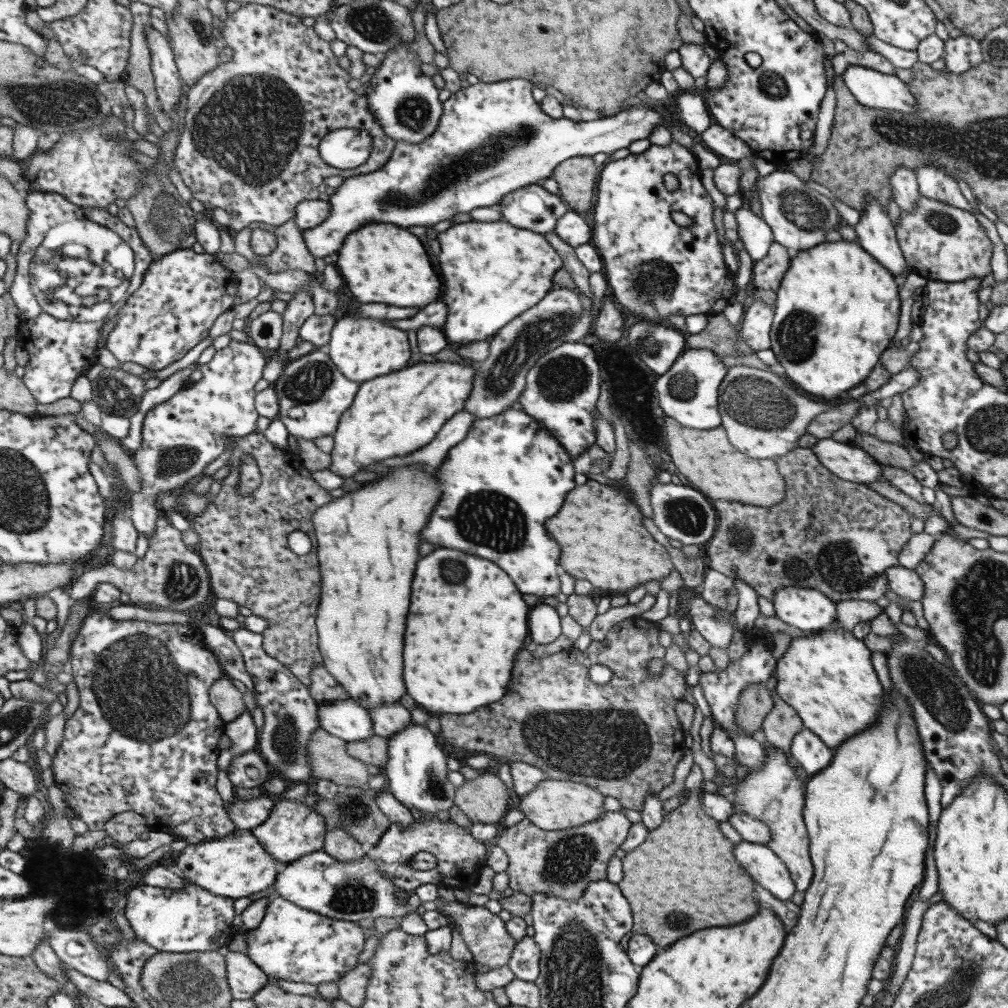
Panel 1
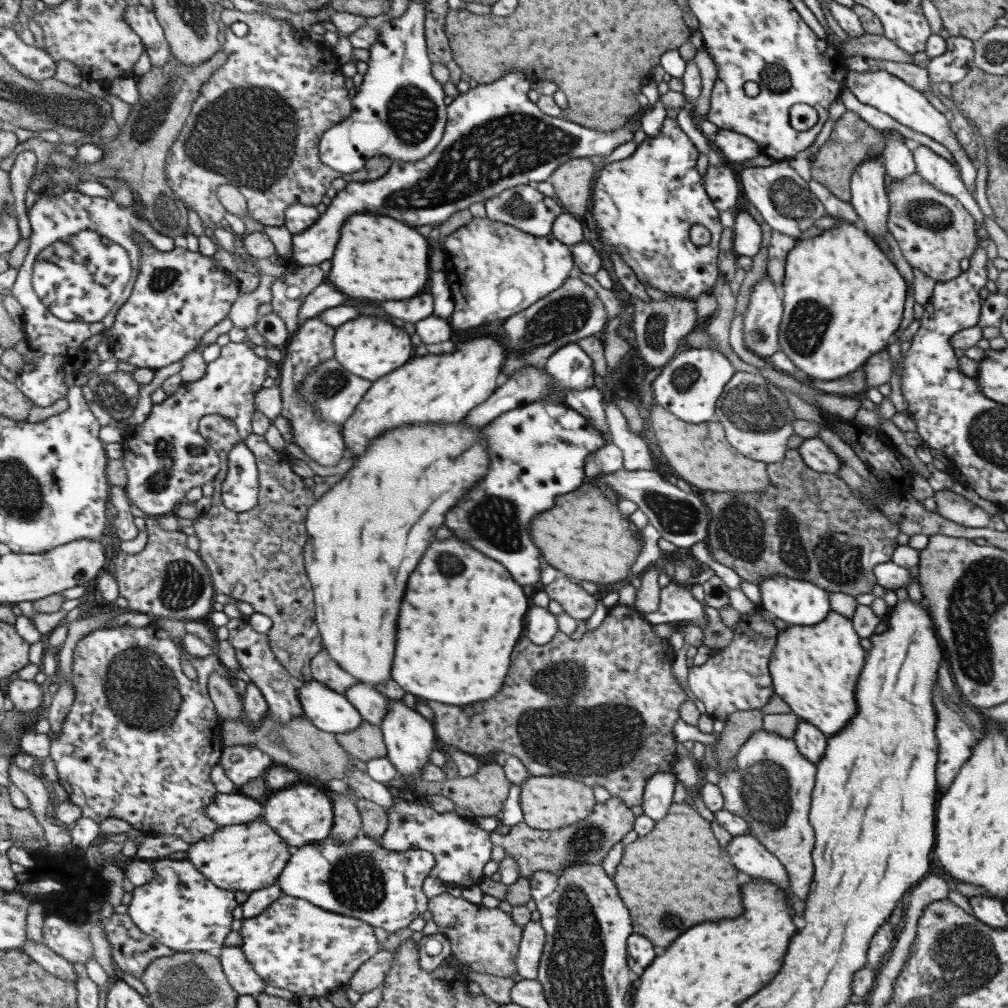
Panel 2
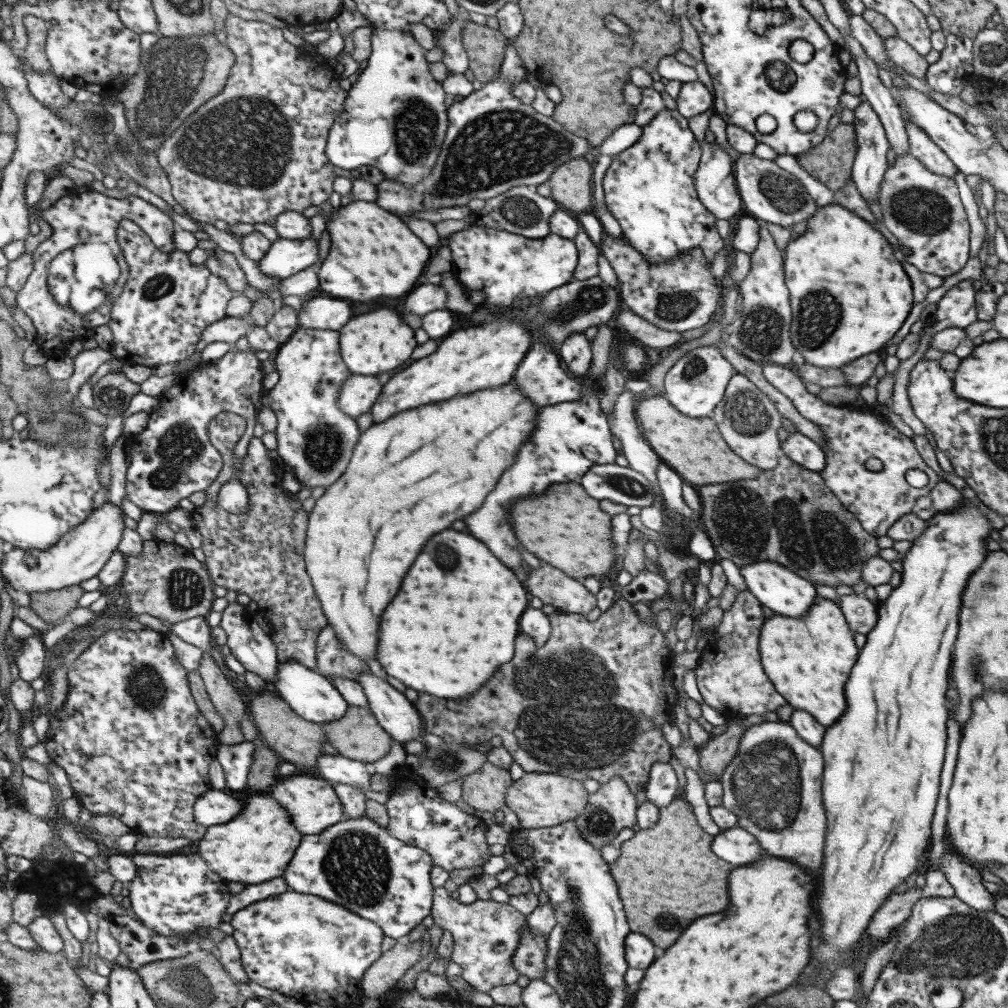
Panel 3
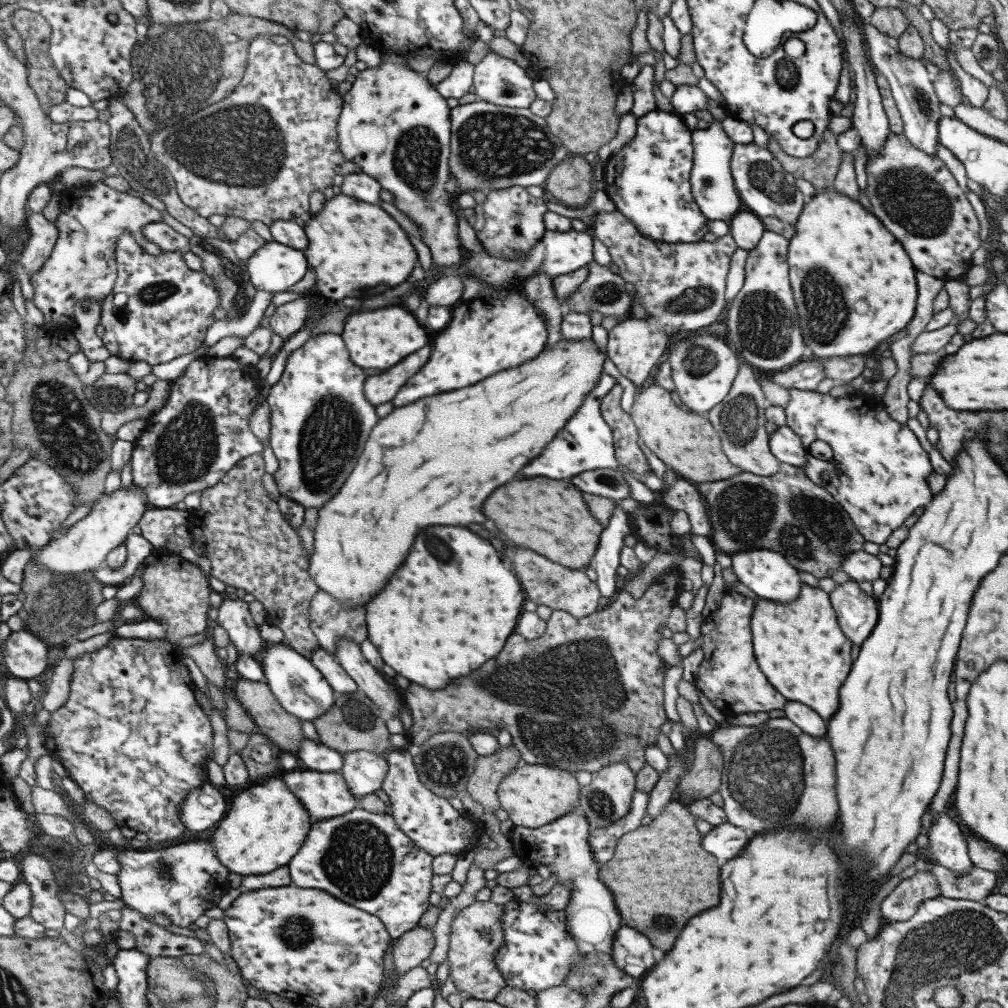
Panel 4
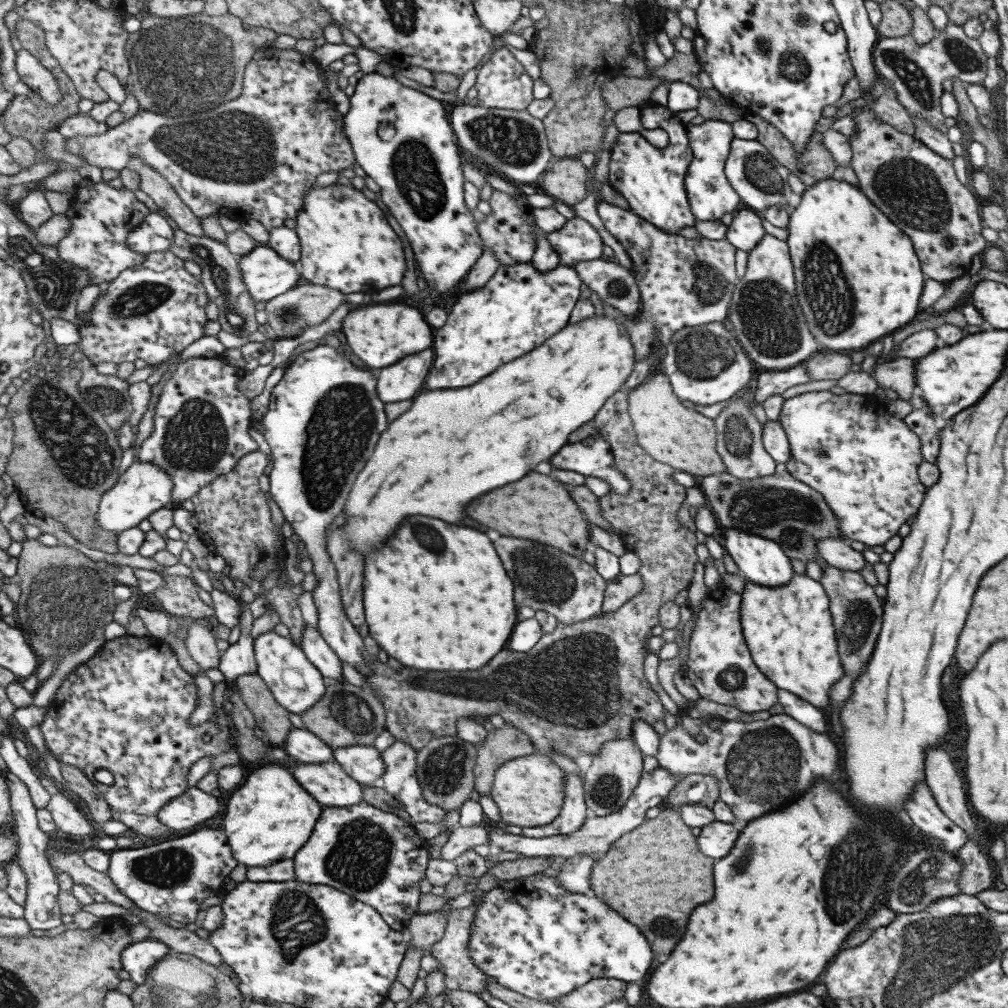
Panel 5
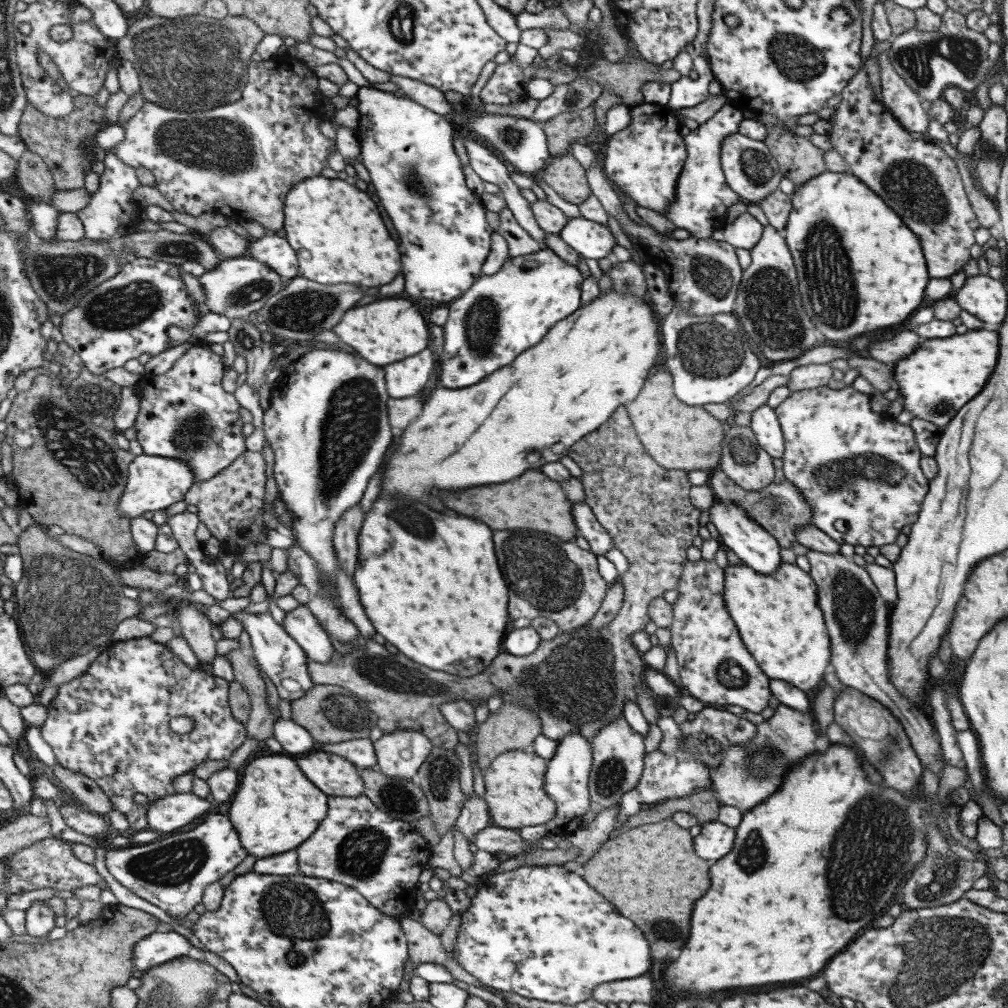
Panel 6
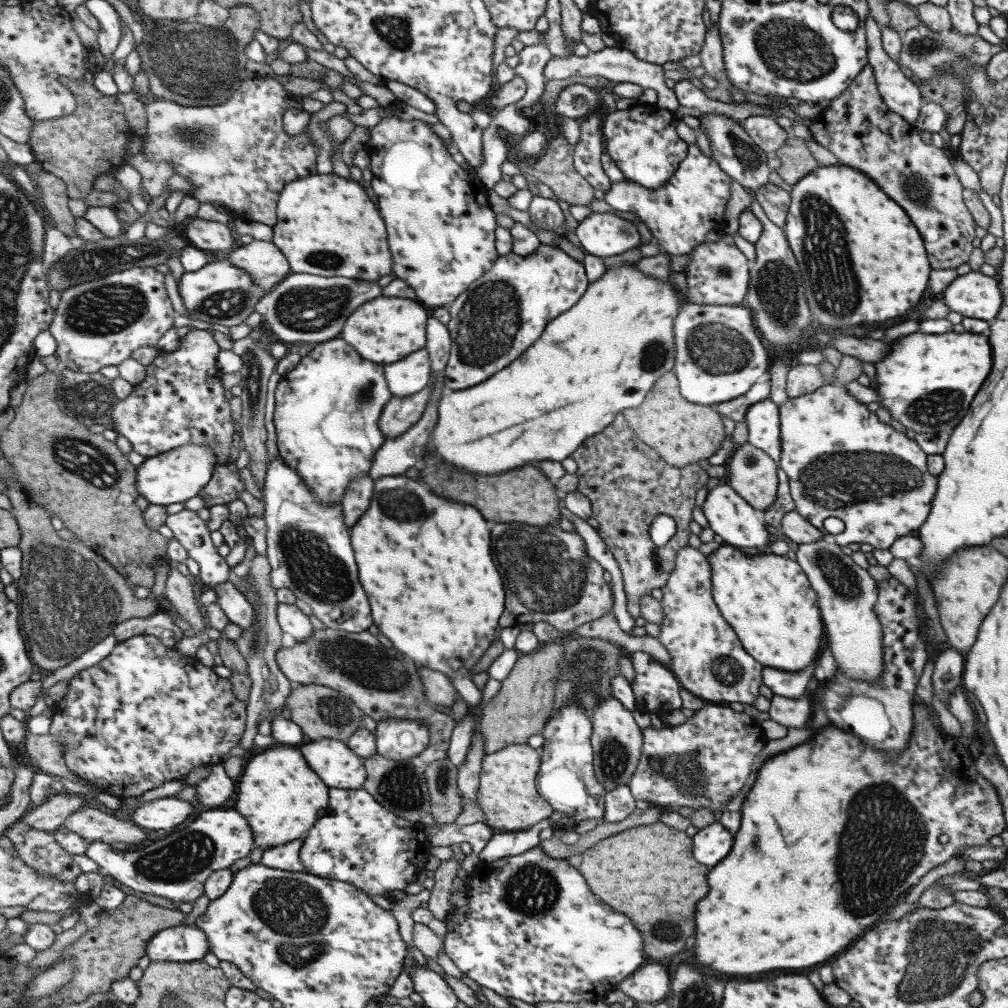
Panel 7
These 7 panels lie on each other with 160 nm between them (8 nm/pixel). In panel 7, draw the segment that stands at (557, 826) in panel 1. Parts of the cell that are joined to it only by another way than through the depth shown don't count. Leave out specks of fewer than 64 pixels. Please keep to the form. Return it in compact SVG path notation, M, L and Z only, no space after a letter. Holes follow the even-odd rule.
M508 744L495 752L485 754L478 774L476 802L484 814L483 822L497 832L527 829L552 813L536 791L534 784L540 763L540 753L525 744Z

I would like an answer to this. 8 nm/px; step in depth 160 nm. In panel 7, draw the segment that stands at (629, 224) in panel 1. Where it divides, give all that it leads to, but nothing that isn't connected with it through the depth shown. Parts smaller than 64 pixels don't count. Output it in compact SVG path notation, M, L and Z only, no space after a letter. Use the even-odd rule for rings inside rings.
M636 103L604 115L600 131L605 137L605 152L628 181L645 188L659 188L685 158L688 144L675 133L678 119L669 109Z

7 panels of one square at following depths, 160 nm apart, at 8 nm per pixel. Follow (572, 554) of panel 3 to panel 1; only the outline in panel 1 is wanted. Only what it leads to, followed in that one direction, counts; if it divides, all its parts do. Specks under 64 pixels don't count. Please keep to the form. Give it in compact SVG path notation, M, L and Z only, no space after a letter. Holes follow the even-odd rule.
M587 479L584 484L574 487L565 496L563 506L559 508L559 512L553 518L545 520L545 530L559 544L561 556L559 556L557 564L567 574L571 574L573 578L583 578L601 591L615 590L615 592L619 592L618 594L626 594L648 580L659 582L674 568L663 546L645 531L641 524L642 517L631 493L628 493L627 490L615 490L615 487L604 486L594 480Z

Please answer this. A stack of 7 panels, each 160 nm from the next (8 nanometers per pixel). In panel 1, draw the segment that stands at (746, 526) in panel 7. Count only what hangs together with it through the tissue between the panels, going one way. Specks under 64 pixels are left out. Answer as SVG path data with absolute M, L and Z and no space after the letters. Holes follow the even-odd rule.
M783 587L773 593L774 616L804 632L829 627L835 618L835 605L812 588Z

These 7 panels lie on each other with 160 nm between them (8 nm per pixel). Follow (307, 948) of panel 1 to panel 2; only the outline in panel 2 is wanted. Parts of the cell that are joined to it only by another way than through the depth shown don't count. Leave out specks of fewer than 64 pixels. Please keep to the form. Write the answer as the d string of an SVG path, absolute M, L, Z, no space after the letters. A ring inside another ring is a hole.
M283 894L255 918L242 918L238 933L241 935L239 948L263 985L285 989L292 992L295 998L300 996L317 998L324 996L331 989L345 988L357 968L380 951L373 935L373 927L369 924L335 912L325 912L305 900Z

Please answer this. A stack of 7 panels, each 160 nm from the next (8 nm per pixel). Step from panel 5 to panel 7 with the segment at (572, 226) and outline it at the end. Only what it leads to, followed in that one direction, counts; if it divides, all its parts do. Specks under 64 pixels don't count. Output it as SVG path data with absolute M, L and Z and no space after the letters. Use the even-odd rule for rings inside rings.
M591 213L581 220L573 231L573 238L585 249L587 254L601 257L615 256L625 250L639 246L641 238L637 234L636 222L628 222L611 213Z

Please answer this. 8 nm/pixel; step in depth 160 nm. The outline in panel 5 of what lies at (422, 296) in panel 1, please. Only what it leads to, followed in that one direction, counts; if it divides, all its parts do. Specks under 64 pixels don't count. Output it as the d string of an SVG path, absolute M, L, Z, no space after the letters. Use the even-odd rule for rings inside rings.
M332 183L328 186L312 185L302 196L301 208L295 215L295 228L300 244L300 259L297 262L298 273L304 282L335 288L343 294L351 292L379 292L381 288L395 286L401 282L405 260L399 238L393 234L381 210L361 192L353 190L351 185Z

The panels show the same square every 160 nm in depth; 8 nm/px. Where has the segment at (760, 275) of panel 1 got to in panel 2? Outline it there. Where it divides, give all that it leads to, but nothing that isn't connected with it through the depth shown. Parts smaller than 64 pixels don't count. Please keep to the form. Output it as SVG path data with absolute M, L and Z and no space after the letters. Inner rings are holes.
M771 229L771 234L769 234L769 246L767 247L765 275L771 278L773 286L778 290L778 293L780 293L782 288L784 262L787 253L791 250L794 243L794 238Z

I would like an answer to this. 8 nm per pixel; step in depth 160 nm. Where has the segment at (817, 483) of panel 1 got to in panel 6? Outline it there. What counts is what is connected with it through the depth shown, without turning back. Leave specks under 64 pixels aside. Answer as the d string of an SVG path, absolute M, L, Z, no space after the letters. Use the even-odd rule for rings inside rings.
M773 459L774 479L767 487L759 491L743 491L737 487L733 480L721 470L712 470L708 475L707 486L713 494L714 500L733 503L745 509L746 515L754 520L761 528L764 528L777 541L780 547L789 548L794 541L794 532L797 527L812 525L810 506L801 497L799 490L789 483L782 473L782 461Z

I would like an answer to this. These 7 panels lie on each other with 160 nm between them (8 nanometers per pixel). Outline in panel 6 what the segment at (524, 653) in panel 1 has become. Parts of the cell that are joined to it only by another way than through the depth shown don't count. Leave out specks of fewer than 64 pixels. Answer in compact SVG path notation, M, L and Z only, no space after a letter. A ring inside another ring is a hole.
M624 405L618 406L600 428L572 444L566 456L583 471L579 479L585 493L584 503L593 511L596 521L607 531L614 548L617 548L629 563L629 568L618 575L623 587L622 603L609 624L594 632L587 624L571 632L560 631L551 640L541 640L539 646L525 656L499 653L481 674L471 678L449 676L445 672L421 668L413 662L407 664L407 658L401 654L379 656L385 646L379 646L373 639L366 638L357 642L357 648L350 646L345 654L333 649L331 658L326 663L307 659L305 666L311 682L314 685L335 685L352 692L355 698L367 704L368 709L376 714L376 726L382 733L401 729L414 730L426 736L435 748L455 746L454 731L450 730L448 722L440 713L441 704L453 700L465 700L468 703L480 700L483 704L489 697L497 695L501 696L503 704L527 706L540 720L541 734L554 741L569 733L581 733L581 736L590 742L590 738L600 728L615 717L621 717L625 702L636 702L637 694L633 687L644 686L641 677L641 654L630 641L630 636L637 631L643 631L645 624L650 621L646 609L648 604L661 597L665 590L676 588L683 564L687 561L686 550L692 545L693 537L697 535L697 528L700 526L697 523L699 509L689 501L691 484L688 472L670 471L649 458L636 438Z

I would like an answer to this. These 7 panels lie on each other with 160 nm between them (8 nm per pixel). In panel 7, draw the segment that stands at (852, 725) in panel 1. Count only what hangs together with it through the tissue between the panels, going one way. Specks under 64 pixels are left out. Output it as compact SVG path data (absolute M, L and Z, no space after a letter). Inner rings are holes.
M721 544L706 558L711 566L712 599L749 656L763 667L789 672L797 672L805 668L815 655L817 660L825 636L824 624L820 618L816 594L807 582L805 573L795 561L772 553L746 556L741 554L737 547L727 544Z

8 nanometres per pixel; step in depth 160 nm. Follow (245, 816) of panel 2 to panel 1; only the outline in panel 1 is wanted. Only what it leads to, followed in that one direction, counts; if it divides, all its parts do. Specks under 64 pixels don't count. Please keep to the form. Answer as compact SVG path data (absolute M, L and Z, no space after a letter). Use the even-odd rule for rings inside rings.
M259 796L249 800L238 797L236 801L224 803L224 809L235 830L249 831L267 818L275 803L275 797L272 796Z

